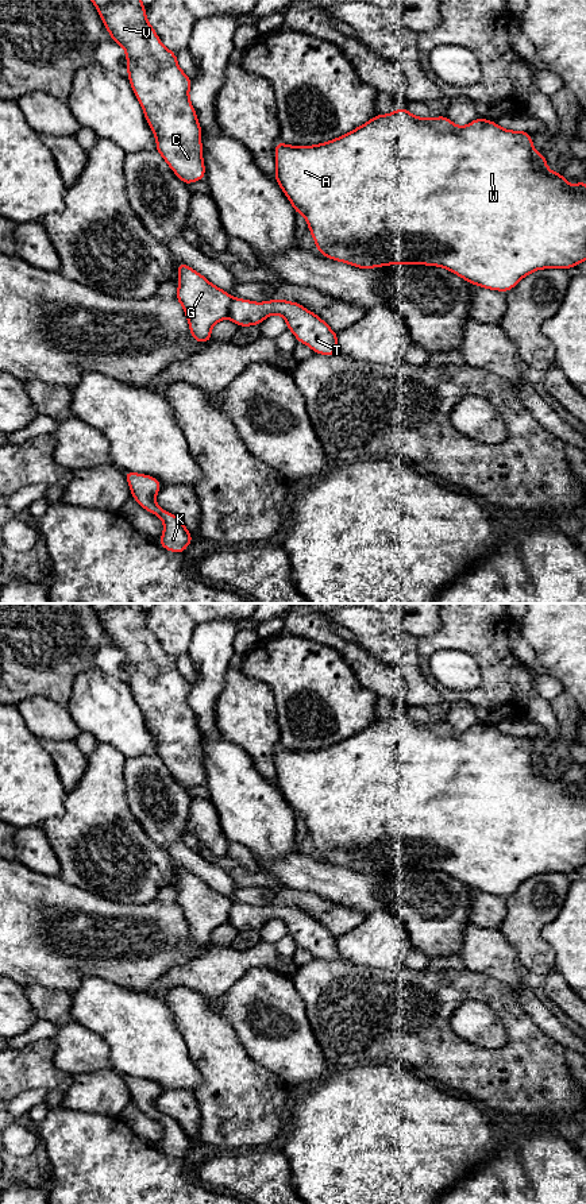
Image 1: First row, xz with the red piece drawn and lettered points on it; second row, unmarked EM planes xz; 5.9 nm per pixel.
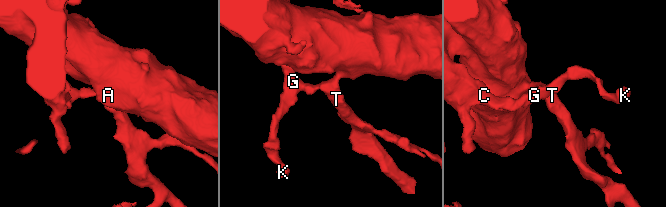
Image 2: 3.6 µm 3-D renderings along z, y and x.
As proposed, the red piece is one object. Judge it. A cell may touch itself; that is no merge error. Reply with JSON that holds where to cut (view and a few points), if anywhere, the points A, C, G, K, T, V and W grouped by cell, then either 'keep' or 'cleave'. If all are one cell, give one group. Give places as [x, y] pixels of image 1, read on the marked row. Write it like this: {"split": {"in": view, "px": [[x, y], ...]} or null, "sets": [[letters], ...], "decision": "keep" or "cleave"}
{"split": {"in": "xz", "px": [[232, 298], [227, 316]]}, "sets": [["A", "T", "W"], ["C", "G", "K", "V"]], "decision": "cleave"}

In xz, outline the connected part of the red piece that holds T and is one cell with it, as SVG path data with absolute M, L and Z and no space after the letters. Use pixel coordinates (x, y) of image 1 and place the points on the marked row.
M232 298L228 319L238 327L248 327L259 325L270 314L281 314L298 343L309 346L315 354L329 356L339 354L338 333L297 302L277 298L266 302Z

